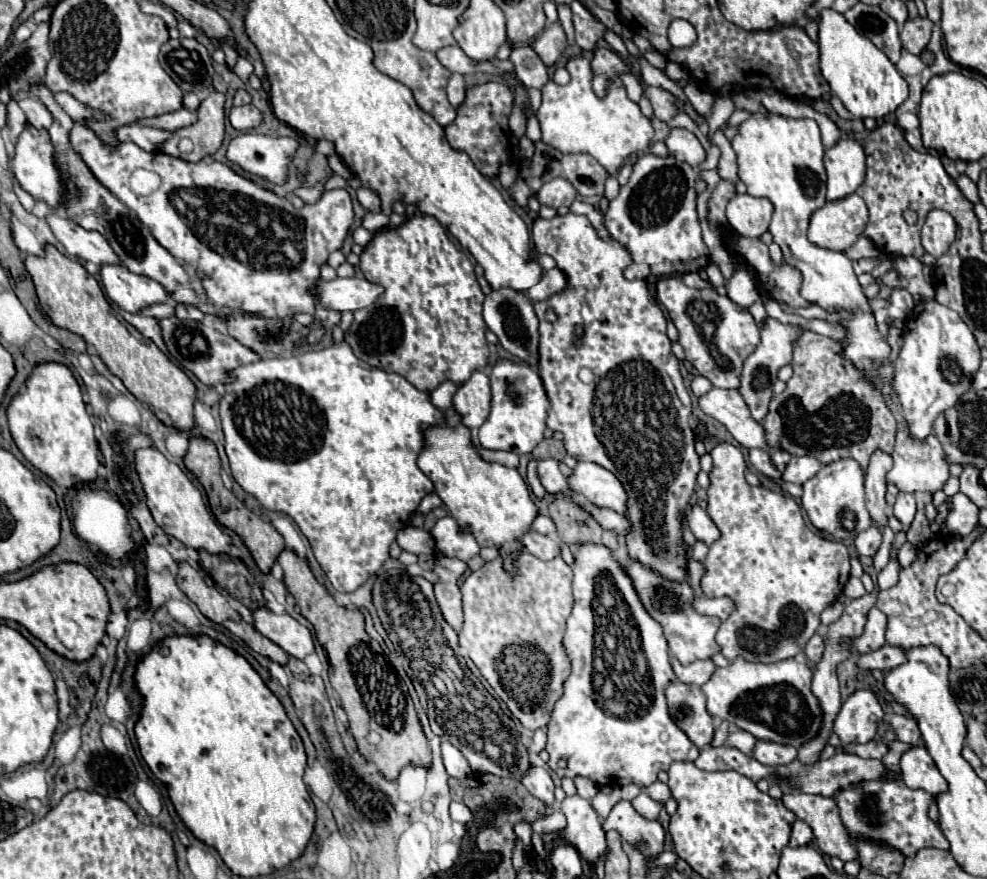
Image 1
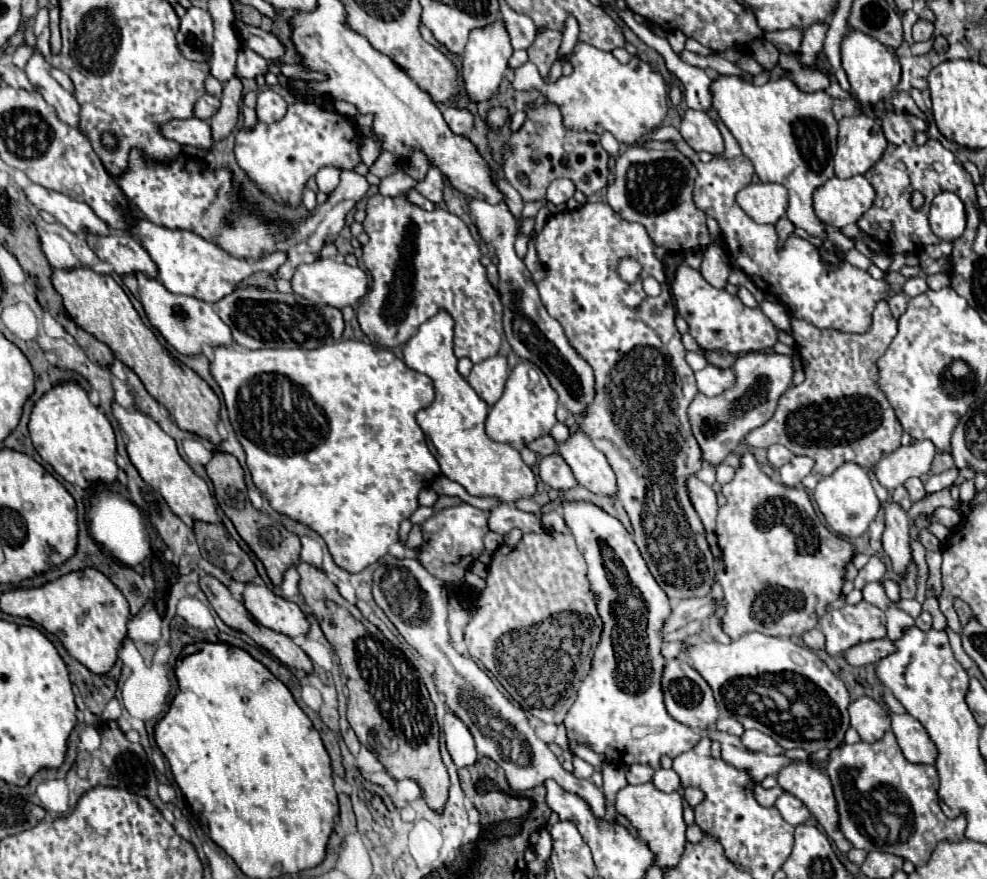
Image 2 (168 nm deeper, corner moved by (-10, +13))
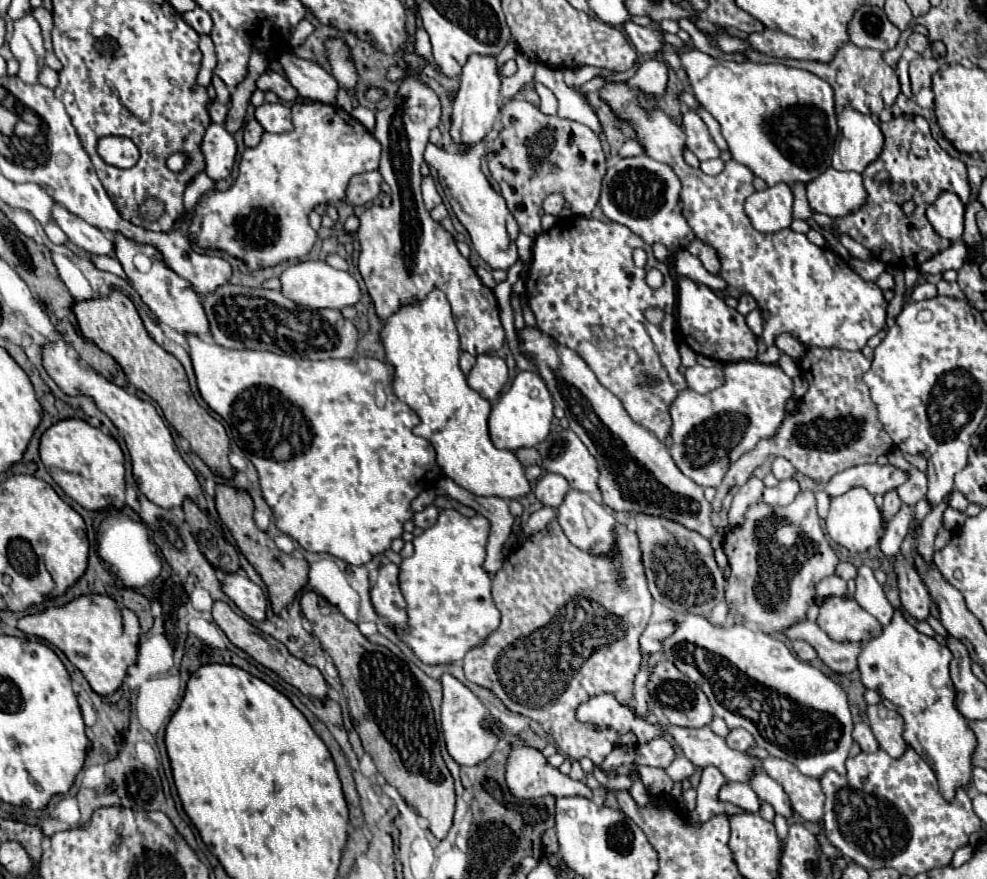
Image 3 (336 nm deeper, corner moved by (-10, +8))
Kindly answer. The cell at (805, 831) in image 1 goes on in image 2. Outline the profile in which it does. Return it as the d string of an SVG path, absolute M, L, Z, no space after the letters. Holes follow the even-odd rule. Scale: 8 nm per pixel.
M783 792L783 796L777 798L775 806L777 806L777 810L781 812L781 816L783 816L791 826L803 824L803 822L807 822L807 820L811 818L811 814L809 814L809 810L805 808L805 804L803 804L801 800L797 800L795 796L787 794L787 792Z

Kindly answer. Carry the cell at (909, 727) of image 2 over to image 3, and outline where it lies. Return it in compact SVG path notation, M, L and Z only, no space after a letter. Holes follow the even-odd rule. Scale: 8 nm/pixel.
M877 703L877 705L867 705L867 717L881 749L885 749L891 757L901 757L907 747L901 735L903 733L901 715L893 713L891 709L885 709L883 703Z

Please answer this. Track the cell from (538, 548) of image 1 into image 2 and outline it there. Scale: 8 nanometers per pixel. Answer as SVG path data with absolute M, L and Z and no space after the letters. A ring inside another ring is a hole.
M505 502L491 510L489 528L497 534L507 534L513 528L519 528L523 532L545 532L541 518L537 518L535 514L521 512L513 504L505 504Z

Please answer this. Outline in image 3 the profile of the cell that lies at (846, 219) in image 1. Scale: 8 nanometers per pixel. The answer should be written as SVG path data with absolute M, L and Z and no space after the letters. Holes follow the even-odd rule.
M825 169L819 177L807 183L807 201L811 209L829 217L845 217L865 203L865 187L859 173Z

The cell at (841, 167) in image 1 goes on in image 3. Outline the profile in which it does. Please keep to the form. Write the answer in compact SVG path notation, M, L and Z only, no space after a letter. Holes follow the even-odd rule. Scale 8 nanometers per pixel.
M841 109L839 113L839 141L833 153L833 167L839 171L863 173L883 149L883 133L879 125L855 109Z

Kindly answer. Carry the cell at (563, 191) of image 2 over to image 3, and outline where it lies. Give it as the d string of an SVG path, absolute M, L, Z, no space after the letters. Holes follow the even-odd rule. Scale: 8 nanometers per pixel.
M553 193L553 195L549 195L549 197L545 199L545 203L543 203L543 211L545 211L545 213L549 213L549 215L553 215L553 217L559 217L559 213L561 213L563 205L565 205L563 195Z

